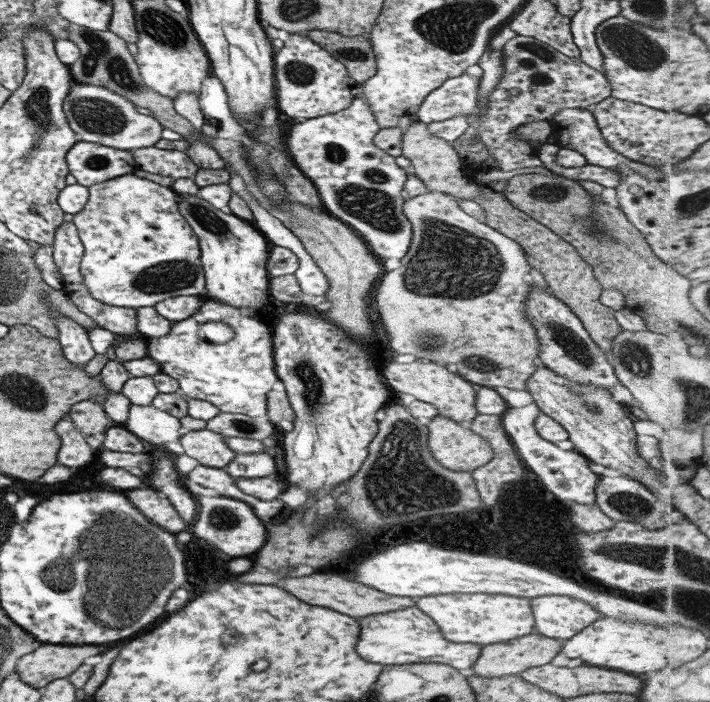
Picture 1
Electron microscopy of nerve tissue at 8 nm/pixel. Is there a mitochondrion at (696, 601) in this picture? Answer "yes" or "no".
yes

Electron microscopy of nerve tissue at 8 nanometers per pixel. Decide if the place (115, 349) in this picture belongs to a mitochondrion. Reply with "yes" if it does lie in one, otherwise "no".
no

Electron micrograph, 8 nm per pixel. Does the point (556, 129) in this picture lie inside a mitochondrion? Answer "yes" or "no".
no

